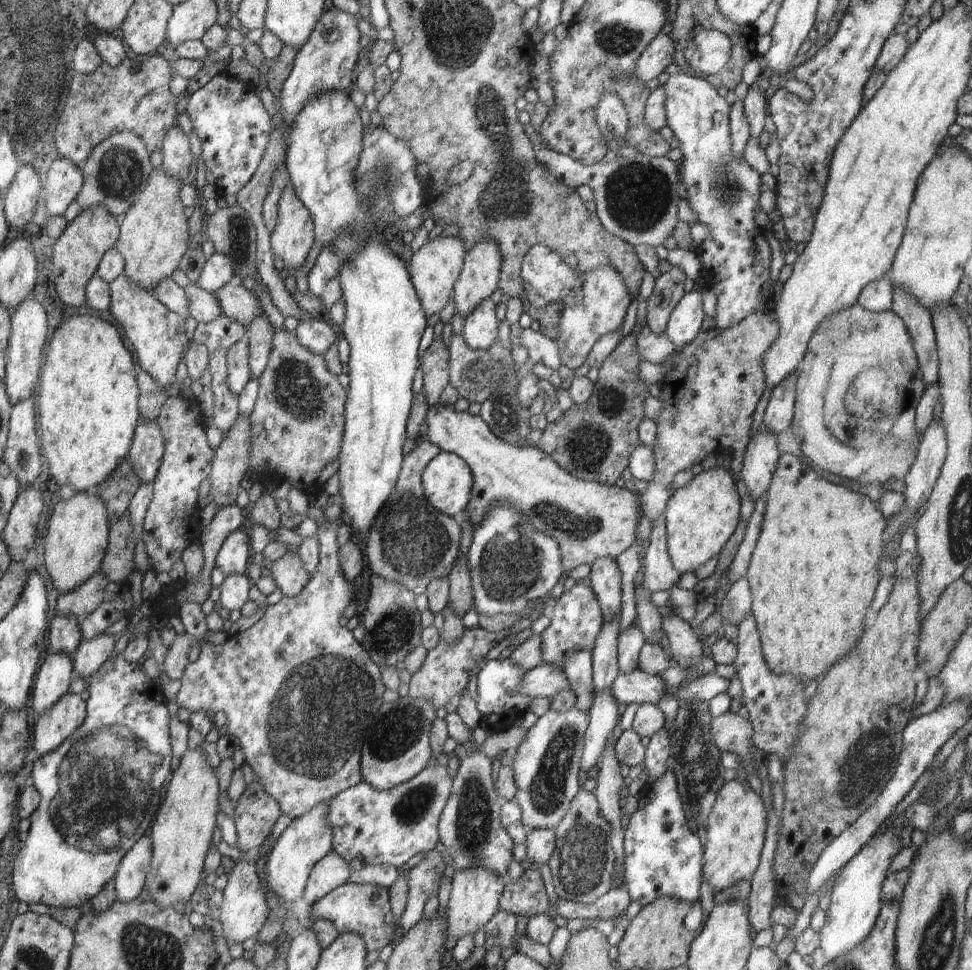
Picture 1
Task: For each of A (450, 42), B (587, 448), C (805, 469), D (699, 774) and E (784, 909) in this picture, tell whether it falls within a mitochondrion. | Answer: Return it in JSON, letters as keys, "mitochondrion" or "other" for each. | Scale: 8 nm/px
{"A":"mitochondrion","B":"mitochondrion","C":"other","D":"mitochondrion","E":"other"}

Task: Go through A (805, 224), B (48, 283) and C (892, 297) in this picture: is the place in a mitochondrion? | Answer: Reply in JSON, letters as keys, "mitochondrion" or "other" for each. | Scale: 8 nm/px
{"A":"other","B":"other","C":"other"}

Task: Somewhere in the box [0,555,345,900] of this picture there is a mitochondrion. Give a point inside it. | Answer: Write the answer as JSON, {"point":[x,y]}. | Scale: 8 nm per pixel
{"point":[105,782]}

